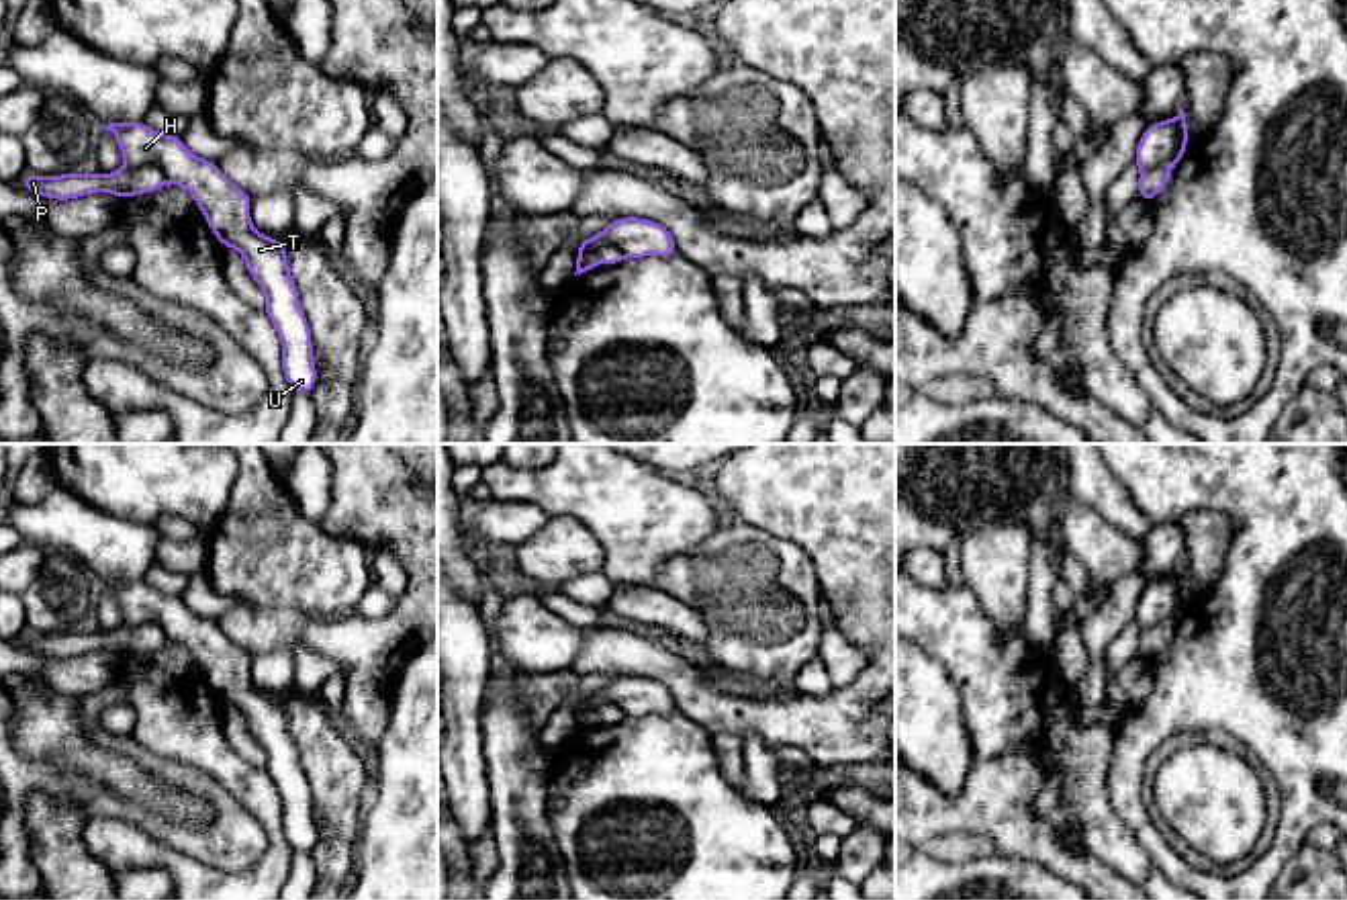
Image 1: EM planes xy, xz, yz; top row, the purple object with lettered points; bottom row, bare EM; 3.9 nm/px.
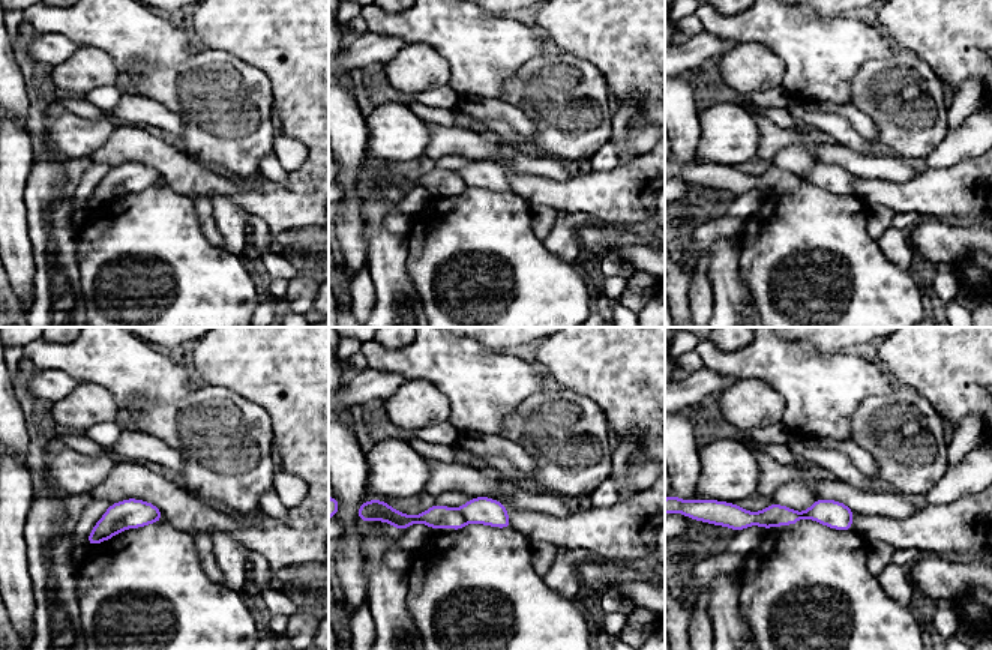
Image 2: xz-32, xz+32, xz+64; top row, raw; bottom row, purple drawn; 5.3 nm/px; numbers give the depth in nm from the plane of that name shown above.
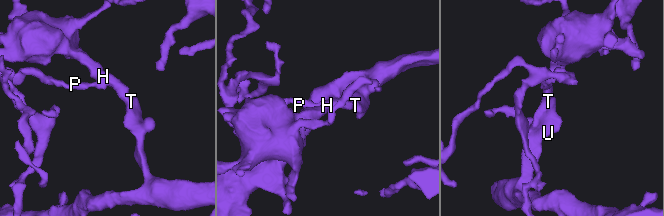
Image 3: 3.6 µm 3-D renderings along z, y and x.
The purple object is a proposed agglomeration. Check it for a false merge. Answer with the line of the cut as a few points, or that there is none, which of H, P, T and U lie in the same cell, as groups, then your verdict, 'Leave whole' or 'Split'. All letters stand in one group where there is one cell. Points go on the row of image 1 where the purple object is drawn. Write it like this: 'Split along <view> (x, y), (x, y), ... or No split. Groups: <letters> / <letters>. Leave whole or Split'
Split along xy (125, 164), (133, 168), (156, 166), (168, 181). Groups: H T U / P. Split

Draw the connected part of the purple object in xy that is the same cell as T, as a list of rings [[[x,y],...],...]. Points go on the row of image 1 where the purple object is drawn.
[[[108,123],[125,166],[139,170],[157,166],[168,182],[190,192],[213,235],[223,248],[235,248],[249,276],[266,295],[266,315],[282,342],[282,374],[294,393],[317,385],[311,327],[290,276],[284,241],[258,233],[249,219],[251,196],[237,188],[217,162],[196,158],[180,137],[157,133],[139,123]]]

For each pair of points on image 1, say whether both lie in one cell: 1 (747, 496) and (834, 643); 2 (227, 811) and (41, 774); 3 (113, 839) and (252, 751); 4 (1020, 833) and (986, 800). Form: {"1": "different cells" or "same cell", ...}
{"1": "different cells", "2": "same cell", "3": "different cells", "4": "same cell"}

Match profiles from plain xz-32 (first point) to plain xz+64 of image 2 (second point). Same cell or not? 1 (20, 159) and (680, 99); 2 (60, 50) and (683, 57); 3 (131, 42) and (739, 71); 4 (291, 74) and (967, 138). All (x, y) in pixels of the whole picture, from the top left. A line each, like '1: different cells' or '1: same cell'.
1: same cell
2: same cell
3: different cells
4: different cells

